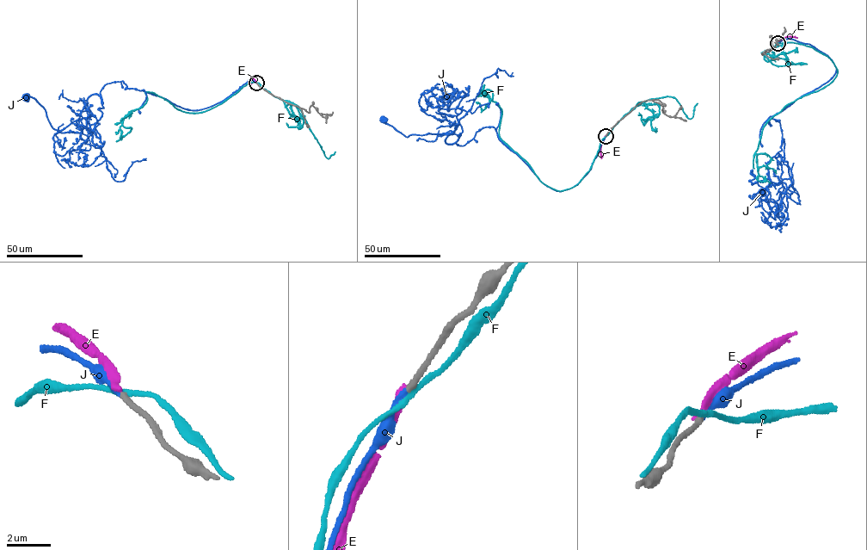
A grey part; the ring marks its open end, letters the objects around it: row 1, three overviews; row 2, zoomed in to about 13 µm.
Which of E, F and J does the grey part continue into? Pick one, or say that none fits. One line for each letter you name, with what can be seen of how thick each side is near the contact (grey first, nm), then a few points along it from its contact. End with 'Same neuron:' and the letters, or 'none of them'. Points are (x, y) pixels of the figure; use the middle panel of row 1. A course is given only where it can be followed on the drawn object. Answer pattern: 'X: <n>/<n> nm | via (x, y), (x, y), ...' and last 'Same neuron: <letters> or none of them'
J: 280/240 nm | via (605, 136), (591, 169), (559, 191), (494, 127), (458, 145), (445, 141), (453, 132), (408, 137), (384, 118)
Same neuron: J

